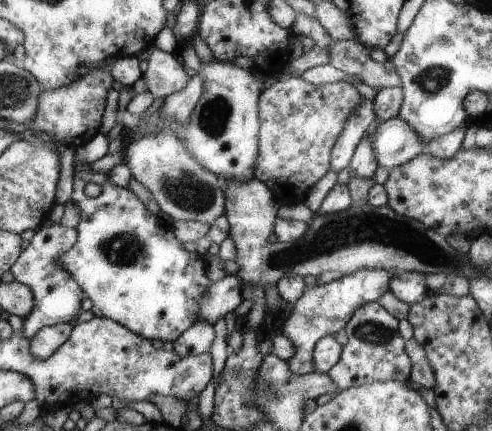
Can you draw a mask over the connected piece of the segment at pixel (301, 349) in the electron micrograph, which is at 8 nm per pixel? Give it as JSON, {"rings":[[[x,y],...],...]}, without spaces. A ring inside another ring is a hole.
{"rings":[[[359,269],[348,275],[342,275],[327,284],[307,288],[294,302],[294,309],[283,322],[284,335],[293,343],[295,354],[287,361],[293,374],[302,375],[315,372],[310,357],[315,343],[323,336],[335,333],[343,328],[352,312],[363,303],[376,301],[388,289],[391,271],[385,269]]]}

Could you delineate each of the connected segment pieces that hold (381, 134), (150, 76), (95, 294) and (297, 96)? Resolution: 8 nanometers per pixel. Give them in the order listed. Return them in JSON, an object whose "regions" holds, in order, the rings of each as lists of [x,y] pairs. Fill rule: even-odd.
{"regions":[[[[397,117],[380,122],[369,140],[377,164],[389,171],[421,153],[420,136]]],[[[152,44],[147,50],[148,67],[141,77],[153,98],[164,98],[187,84],[191,77],[185,73],[184,66],[175,60],[174,55],[157,50]]],[[[74,160],[69,201],[78,206],[80,219],[74,226],[75,242],[60,256],[60,265],[92,302],[90,310],[95,317],[111,319],[141,338],[172,343],[194,323],[200,300],[212,283],[205,276],[206,262],[199,253],[185,251],[172,227],[147,211],[143,202],[129,189],[113,186],[105,173],[90,171],[88,166]],[[89,182],[100,186],[100,193],[93,198],[83,193],[83,187]]],[[[287,74],[277,75],[276,81],[263,89],[258,96],[258,133],[257,152],[254,160],[254,177],[271,186],[287,186],[307,193],[327,171],[330,150],[339,136],[348,114],[361,102],[361,96],[355,87],[343,81],[314,85],[301,77]]]]}

